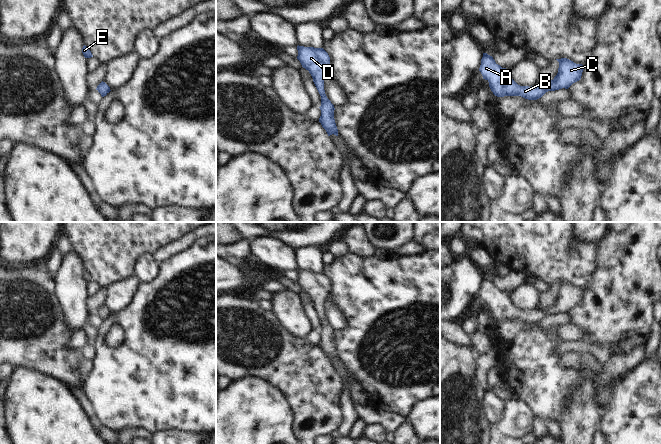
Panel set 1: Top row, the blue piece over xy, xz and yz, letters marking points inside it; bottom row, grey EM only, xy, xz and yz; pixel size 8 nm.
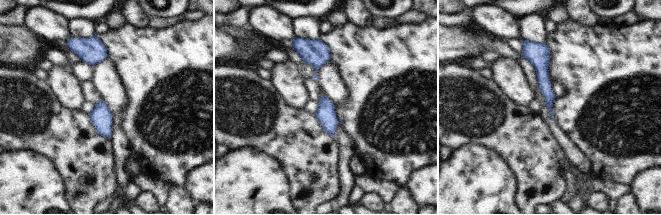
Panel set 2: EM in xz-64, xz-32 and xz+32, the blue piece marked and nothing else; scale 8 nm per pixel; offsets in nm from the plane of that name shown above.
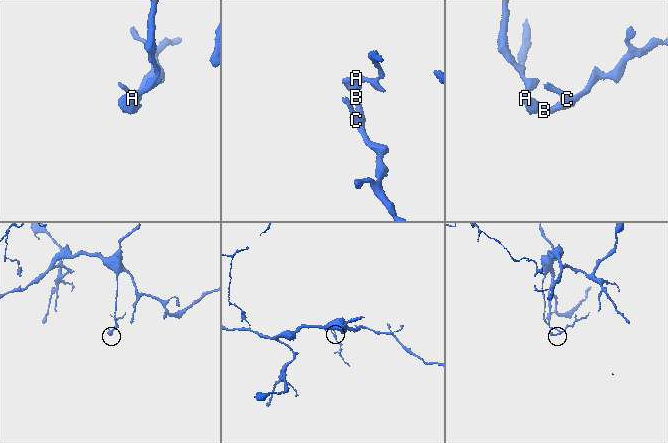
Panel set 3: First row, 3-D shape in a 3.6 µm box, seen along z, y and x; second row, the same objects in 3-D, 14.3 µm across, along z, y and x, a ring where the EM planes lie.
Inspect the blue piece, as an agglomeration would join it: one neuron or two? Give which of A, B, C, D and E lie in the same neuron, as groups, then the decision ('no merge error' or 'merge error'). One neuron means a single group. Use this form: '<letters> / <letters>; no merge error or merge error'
A B C D E; no merge error

